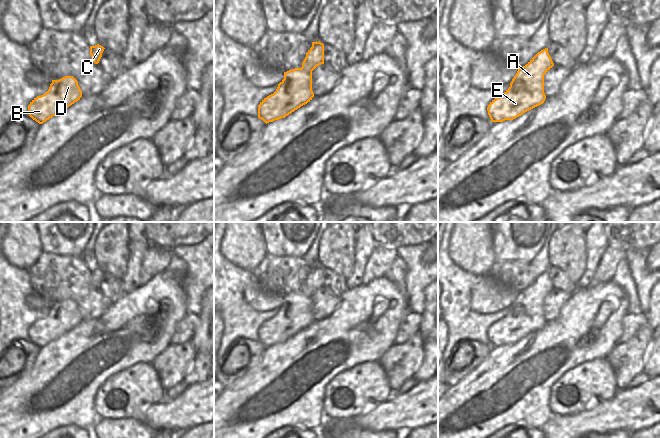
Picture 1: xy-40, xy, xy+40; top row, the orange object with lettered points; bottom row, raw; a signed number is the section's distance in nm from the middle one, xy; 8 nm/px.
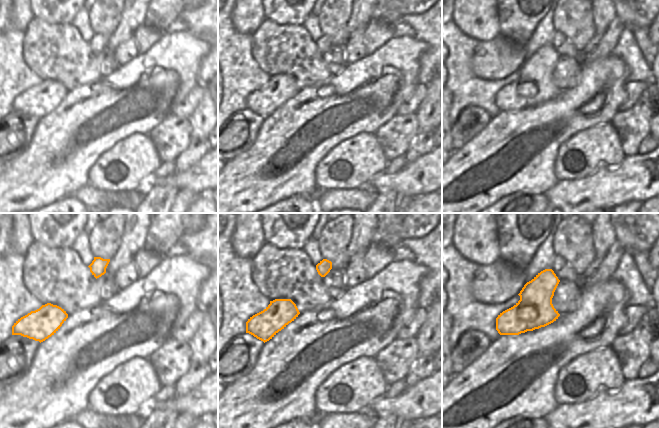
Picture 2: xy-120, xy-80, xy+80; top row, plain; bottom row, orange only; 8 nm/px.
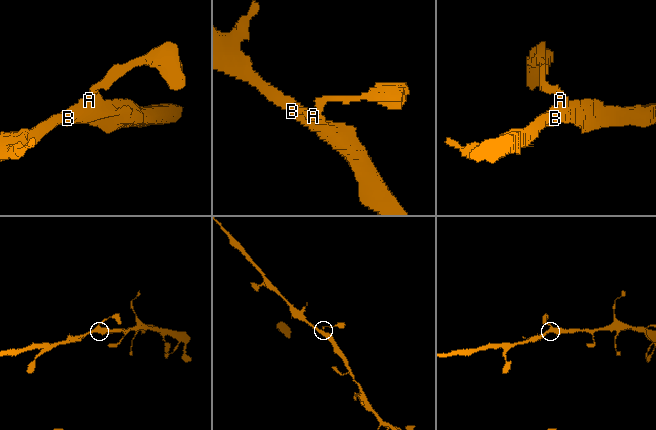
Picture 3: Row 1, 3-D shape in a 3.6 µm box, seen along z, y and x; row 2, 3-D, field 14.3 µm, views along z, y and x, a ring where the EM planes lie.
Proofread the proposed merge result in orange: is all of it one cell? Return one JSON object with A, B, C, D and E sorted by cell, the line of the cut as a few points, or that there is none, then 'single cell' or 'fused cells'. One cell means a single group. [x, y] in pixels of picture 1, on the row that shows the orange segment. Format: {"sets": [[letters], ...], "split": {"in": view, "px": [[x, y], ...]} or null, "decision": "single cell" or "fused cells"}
{"sets": [["A", "B", "C", "D", "E"]], "split": null, "decision": "single cell"}

